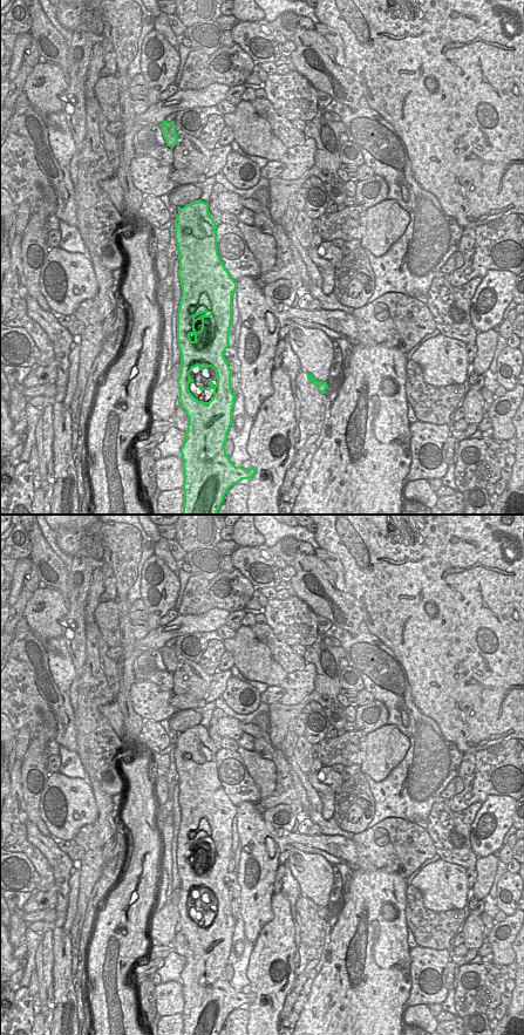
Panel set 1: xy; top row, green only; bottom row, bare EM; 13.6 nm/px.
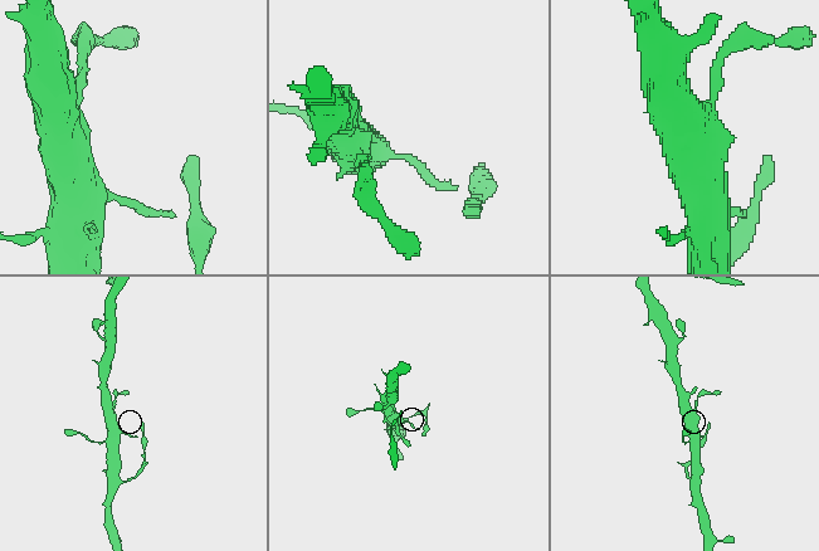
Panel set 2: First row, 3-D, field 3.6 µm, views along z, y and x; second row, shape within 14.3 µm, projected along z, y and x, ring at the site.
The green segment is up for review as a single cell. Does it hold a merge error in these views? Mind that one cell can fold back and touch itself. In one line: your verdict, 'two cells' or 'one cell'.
two cells

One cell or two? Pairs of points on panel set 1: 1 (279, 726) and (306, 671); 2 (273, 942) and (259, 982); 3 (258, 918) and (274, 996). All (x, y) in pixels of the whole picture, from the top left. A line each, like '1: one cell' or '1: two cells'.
1: two cells
2: one cell
3: two cells

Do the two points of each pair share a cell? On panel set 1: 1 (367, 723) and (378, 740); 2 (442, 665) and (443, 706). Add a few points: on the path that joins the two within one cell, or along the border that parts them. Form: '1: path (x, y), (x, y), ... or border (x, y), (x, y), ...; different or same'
1: border (386, 723), (366, 735); different
2: path (443, 675), (443, 695); same

